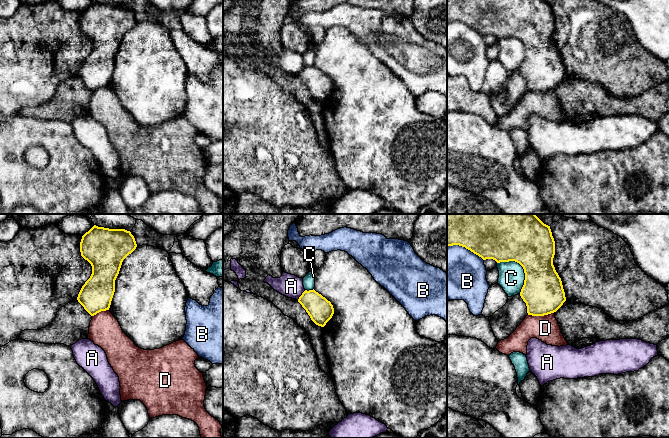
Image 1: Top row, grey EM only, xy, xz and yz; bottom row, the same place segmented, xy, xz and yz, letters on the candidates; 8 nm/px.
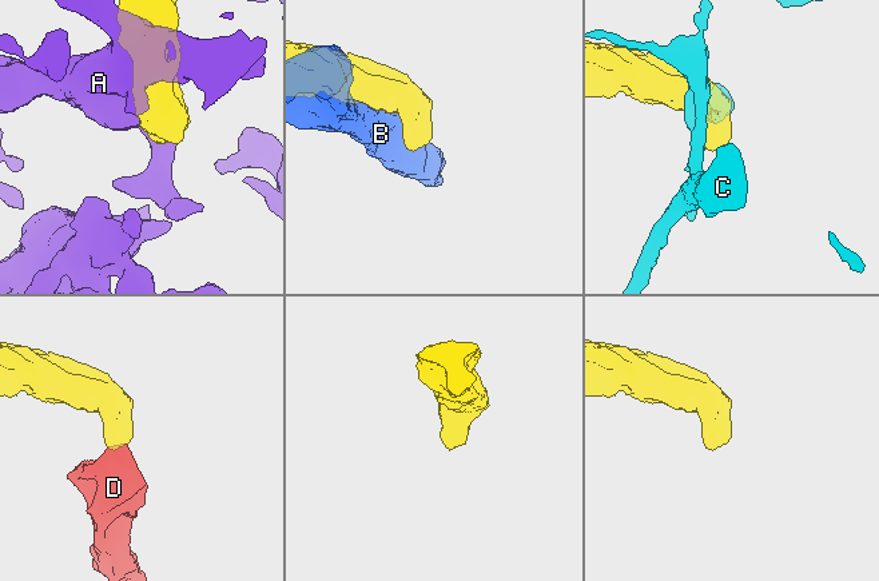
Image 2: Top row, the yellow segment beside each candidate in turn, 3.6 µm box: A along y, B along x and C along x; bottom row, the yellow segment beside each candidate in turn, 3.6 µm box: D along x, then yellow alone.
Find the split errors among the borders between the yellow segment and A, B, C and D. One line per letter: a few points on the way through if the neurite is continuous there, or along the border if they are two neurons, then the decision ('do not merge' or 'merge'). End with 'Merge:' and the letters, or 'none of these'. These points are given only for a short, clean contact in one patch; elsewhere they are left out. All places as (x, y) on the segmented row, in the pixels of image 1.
A: do not merge
B: do not merge
C: do not merge
D: border yz (553, 312), (547, 315), (528, 315); do not merge
Merge: none of these

